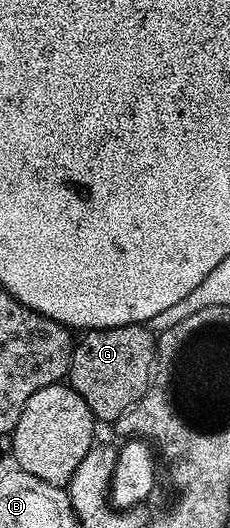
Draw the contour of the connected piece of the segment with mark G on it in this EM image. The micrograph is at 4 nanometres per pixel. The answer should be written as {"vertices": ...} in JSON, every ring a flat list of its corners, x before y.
{"vertices":[[145,325,117,326,107,330,88,330,81,335,82,339,74,342,74,350,70,354,70,372,68,384,88,404,99,423,114,424,117,418,130,408,145,394,150,377,154,370,156,338]]}

